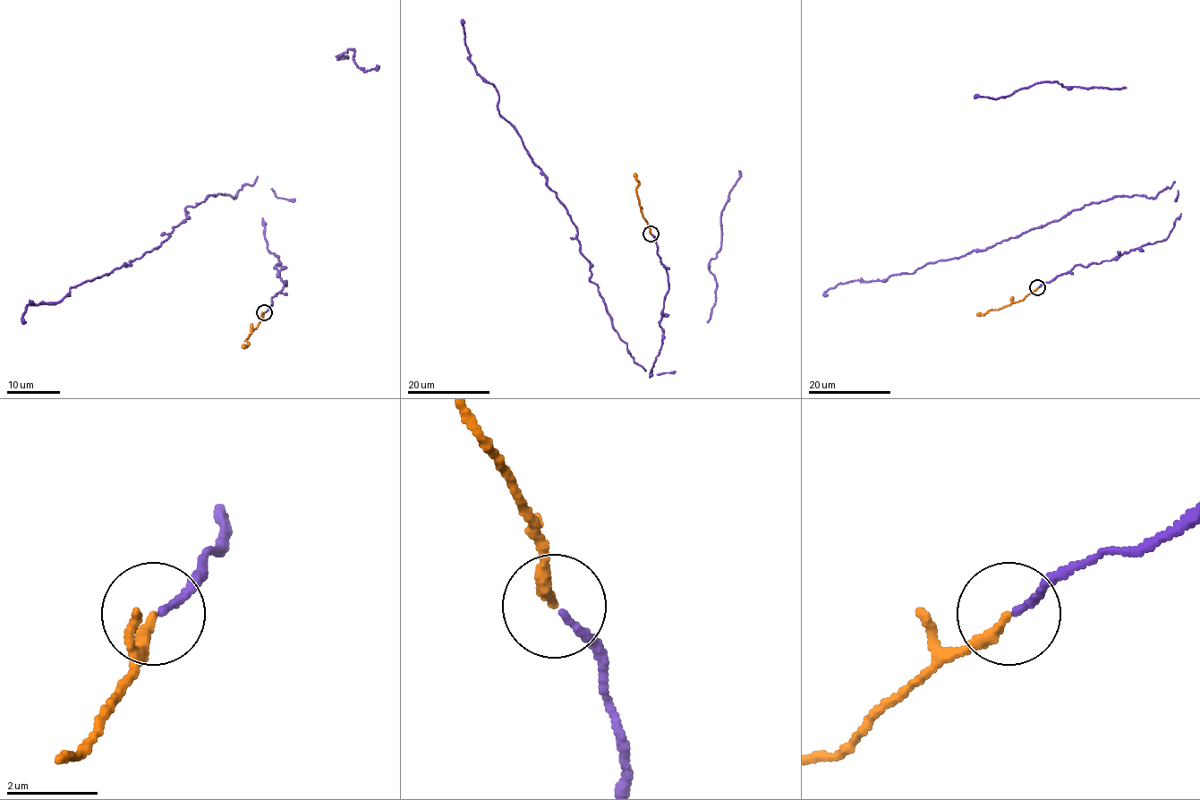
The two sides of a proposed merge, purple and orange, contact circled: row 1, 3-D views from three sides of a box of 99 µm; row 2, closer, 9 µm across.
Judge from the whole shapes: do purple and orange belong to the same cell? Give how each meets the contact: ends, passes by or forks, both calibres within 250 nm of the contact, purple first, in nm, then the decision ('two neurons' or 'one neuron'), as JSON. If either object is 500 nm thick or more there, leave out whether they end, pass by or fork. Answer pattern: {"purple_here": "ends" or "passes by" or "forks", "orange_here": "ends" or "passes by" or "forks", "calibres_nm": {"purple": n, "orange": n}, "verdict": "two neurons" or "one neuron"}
{"purple_here": "ends", "orange_here": "ends", "calibres_nm": {"purple": 140, "orange": 240}, "verdict": "one neuron"}

